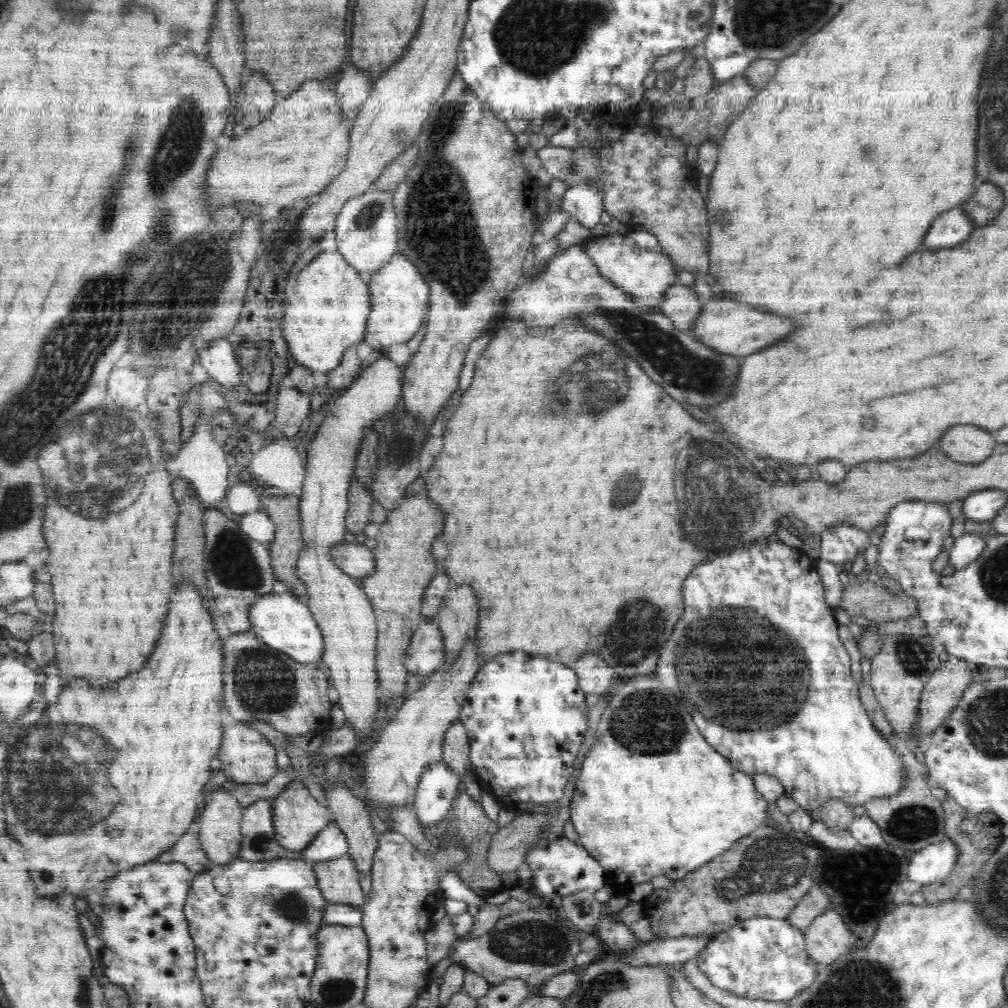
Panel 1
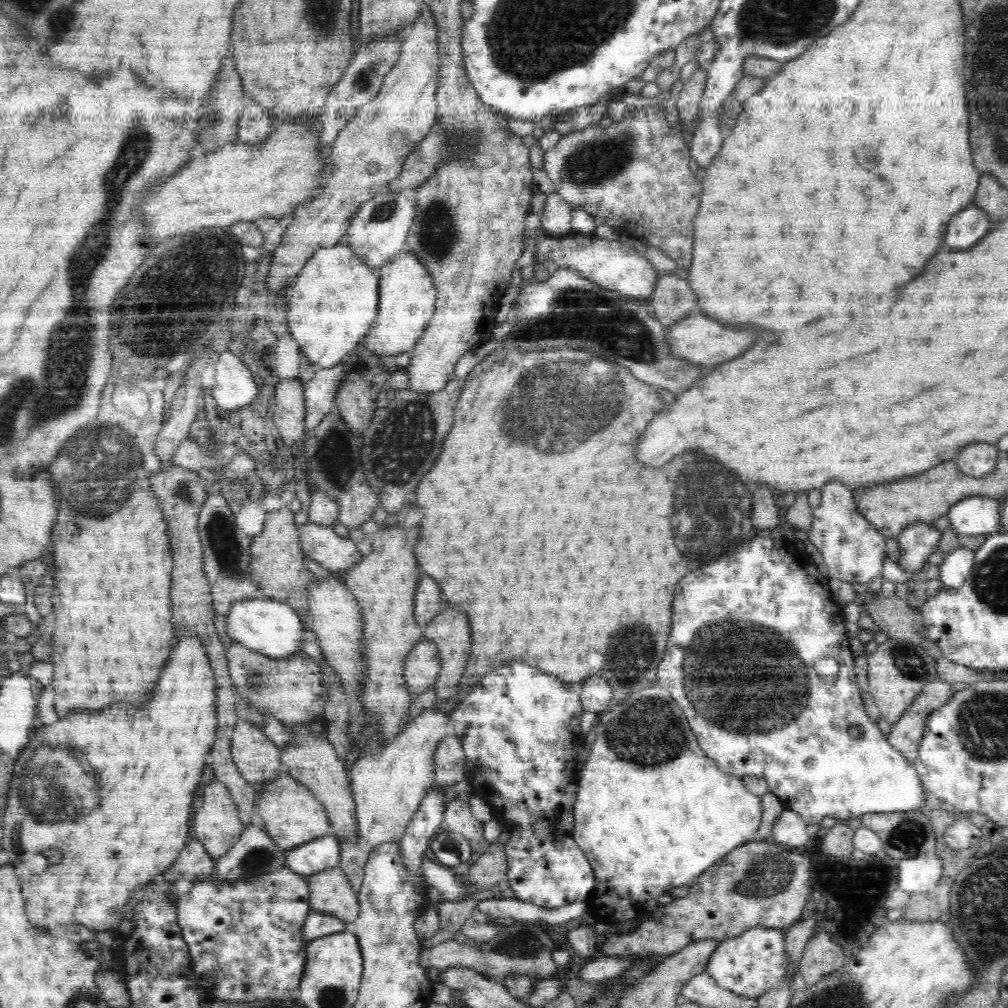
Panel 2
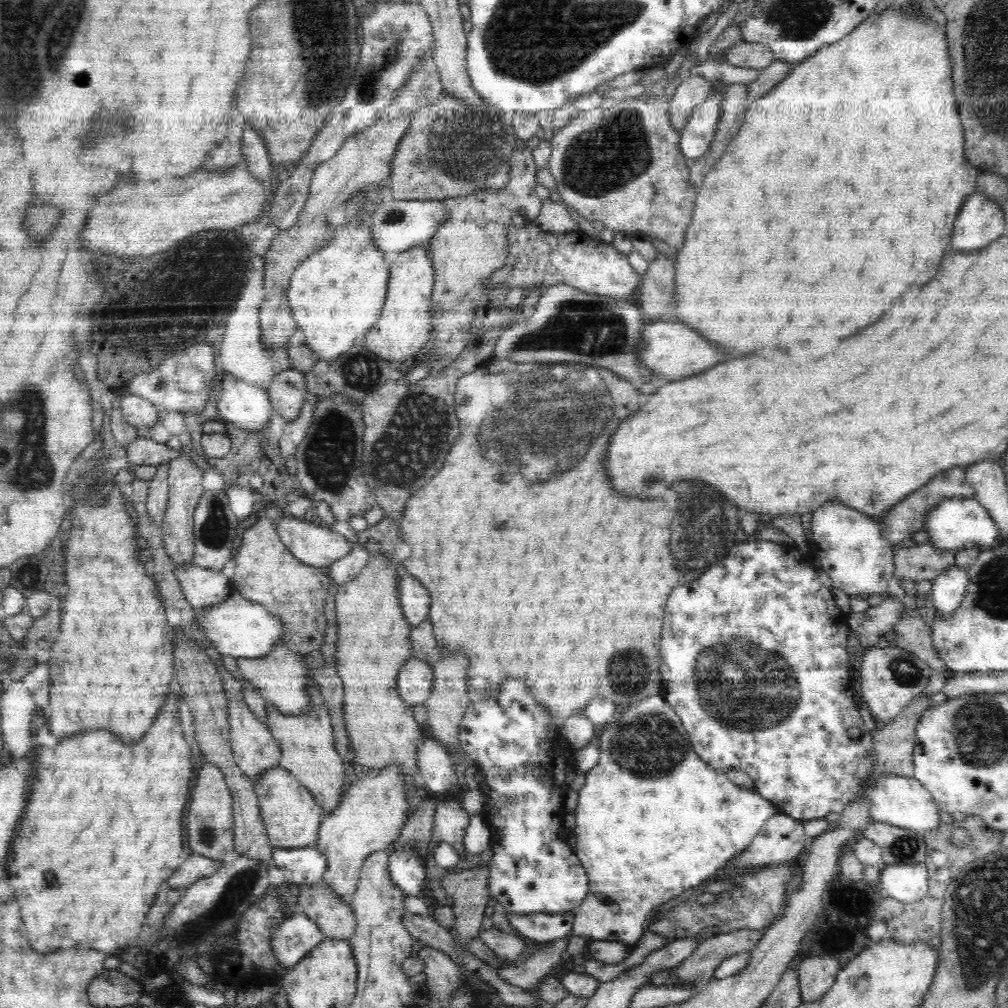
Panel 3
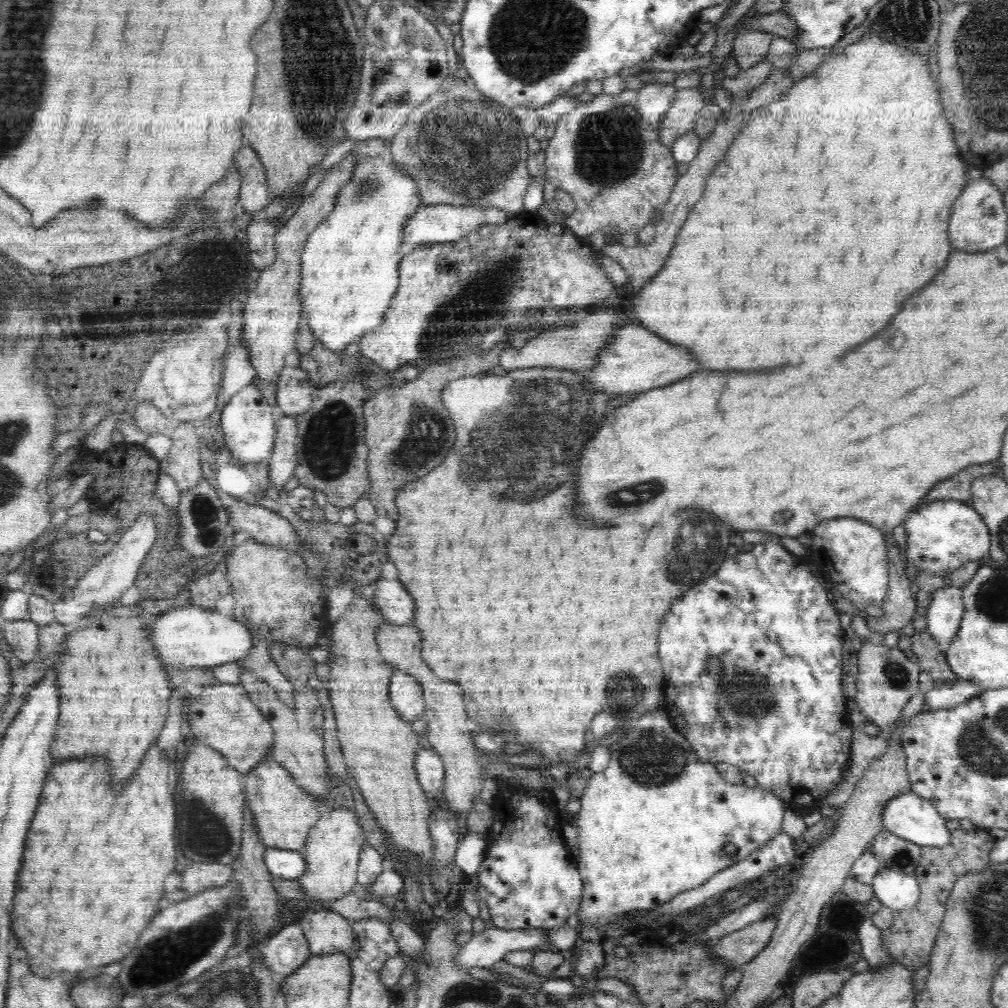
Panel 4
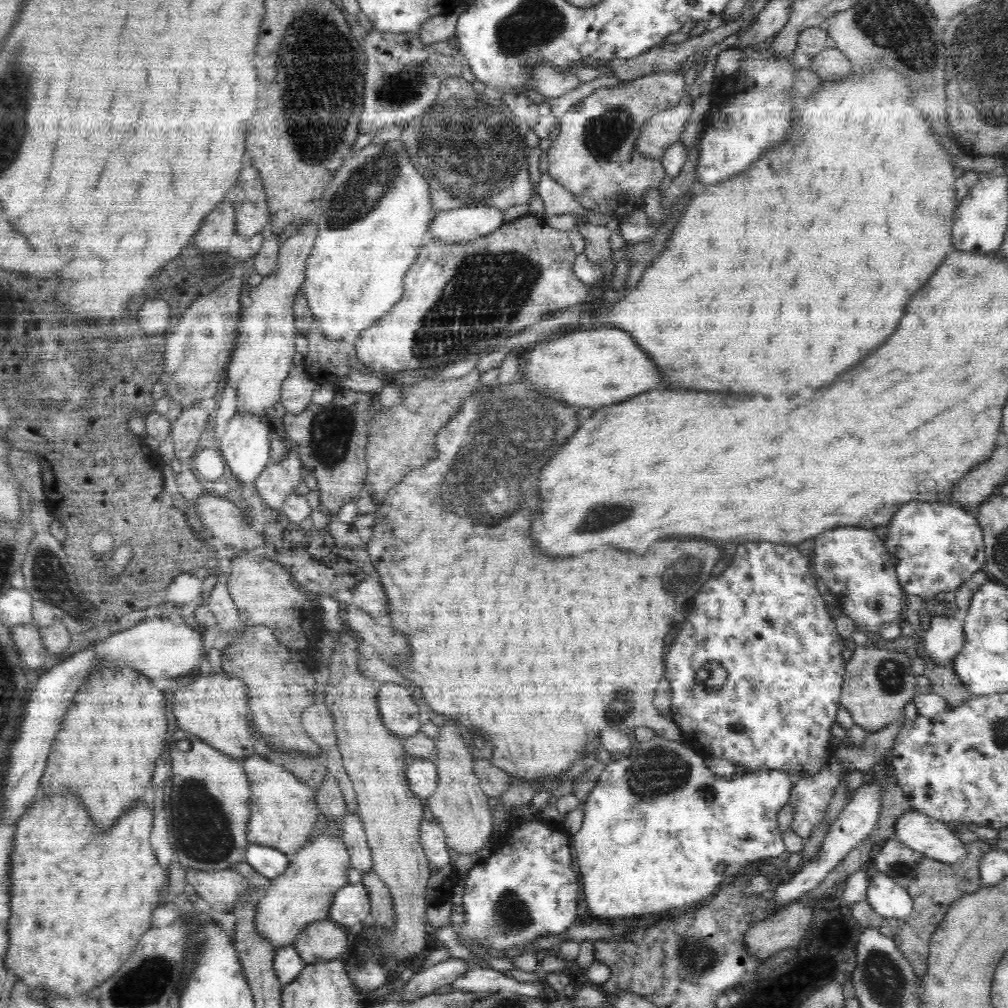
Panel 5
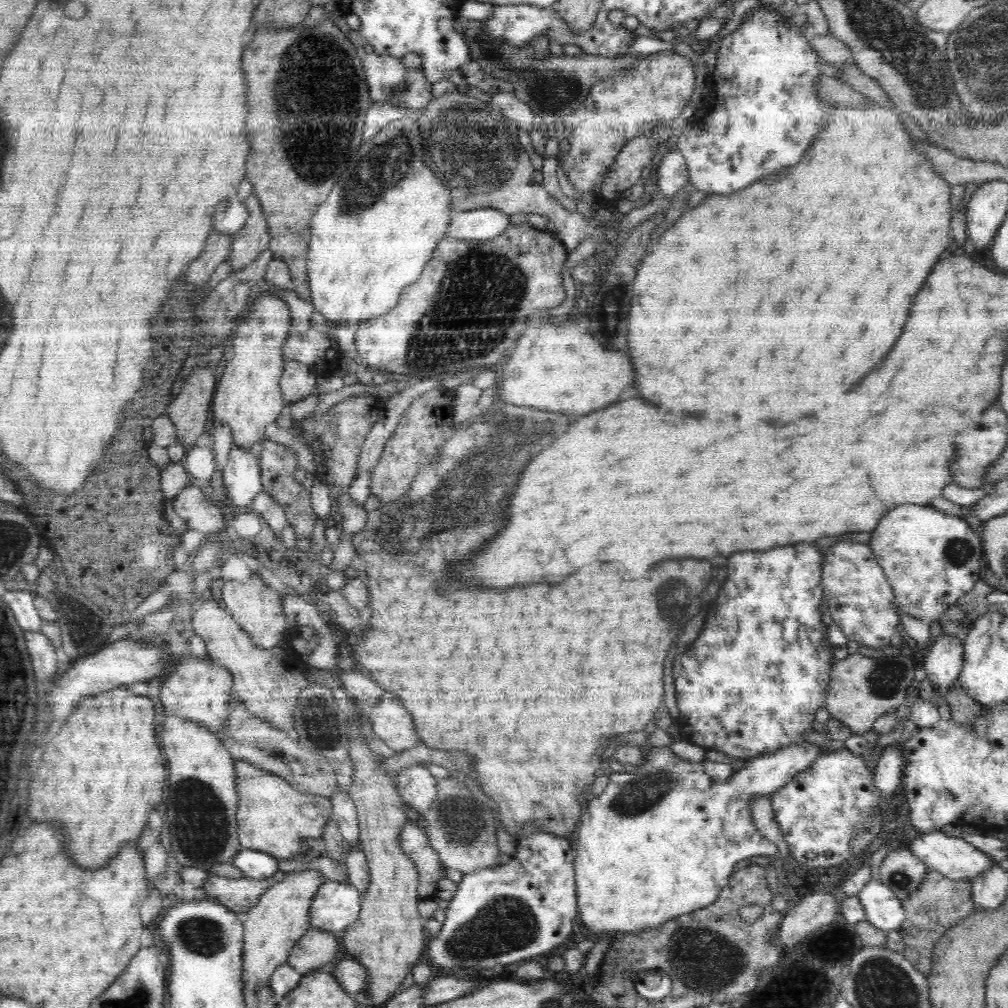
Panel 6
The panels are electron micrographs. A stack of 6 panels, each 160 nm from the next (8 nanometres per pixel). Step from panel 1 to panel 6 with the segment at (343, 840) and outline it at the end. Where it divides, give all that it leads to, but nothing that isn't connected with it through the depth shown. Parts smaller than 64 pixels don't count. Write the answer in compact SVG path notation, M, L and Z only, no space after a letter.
M242 849L231 860L232 866L241 870L243 877L249 877L255 880L270 878L279 871L278 864L280 860L275 856L270 856L265 852Z

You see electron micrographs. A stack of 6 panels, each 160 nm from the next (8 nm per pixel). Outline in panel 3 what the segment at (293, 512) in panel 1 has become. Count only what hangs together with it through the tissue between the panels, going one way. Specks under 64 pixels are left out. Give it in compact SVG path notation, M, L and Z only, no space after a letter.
M261 512L257 523L241 530L234 554L236 566L230 582L242 598L264 605L268 612L283 620L283 631L278 644L292 652L308 656L312 650L319 650L324 642L324 606L328 606L328 589L332 582L327 570L301 563L284 547L276 532L281 515L284 514L267 515Z

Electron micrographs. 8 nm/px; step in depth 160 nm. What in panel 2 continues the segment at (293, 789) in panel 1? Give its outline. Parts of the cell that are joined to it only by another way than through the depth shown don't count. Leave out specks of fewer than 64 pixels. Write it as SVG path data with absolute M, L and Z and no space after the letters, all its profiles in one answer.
M283 771L277 779L258 786L256 813L257 820L281 850L293 849L322 836L333 836L332 828L325 807L297 779Z

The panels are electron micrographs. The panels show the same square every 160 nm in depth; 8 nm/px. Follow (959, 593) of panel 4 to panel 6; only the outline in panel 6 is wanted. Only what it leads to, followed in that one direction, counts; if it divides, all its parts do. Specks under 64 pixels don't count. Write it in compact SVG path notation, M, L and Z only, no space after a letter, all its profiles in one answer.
M940 636L928 646L923 668L925 680L930 682L937 692L944 694L956 680L959 680L964 660L964 645L958 636Z

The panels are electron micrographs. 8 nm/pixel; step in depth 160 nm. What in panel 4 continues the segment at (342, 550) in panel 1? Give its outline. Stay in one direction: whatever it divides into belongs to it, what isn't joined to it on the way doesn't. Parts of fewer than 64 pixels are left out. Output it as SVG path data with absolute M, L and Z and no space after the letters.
M234 503L227 507L228 526L233 531L246 532L248 539L274 547L300 548L300 537L294 527L278 513L263 506Z

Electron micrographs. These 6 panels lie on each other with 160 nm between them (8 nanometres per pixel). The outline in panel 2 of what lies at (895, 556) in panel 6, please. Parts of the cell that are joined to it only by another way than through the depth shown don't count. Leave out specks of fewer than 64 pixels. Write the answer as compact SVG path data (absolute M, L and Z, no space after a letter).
M969 496L953 504L947 512L949 528L958 537L983 536L999 532L1001 499L985 496Z

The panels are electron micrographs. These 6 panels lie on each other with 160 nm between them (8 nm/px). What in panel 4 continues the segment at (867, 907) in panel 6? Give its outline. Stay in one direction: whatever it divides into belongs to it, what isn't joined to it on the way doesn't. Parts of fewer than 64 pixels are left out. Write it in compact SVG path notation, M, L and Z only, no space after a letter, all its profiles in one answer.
M881 869L877 876L874 876L872 889L874 896L881 904L891 908L896 913L912 908L919 899L920 888L915 875L906 875L897 869Z

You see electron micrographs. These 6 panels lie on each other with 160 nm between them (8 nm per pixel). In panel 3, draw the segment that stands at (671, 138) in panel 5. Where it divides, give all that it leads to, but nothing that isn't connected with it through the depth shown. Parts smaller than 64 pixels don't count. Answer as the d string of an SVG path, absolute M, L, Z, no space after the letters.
M688 75L676 88L669 102L669 119L676 130L689 123L694 108L700 106L711 94L712 82L701 75Z

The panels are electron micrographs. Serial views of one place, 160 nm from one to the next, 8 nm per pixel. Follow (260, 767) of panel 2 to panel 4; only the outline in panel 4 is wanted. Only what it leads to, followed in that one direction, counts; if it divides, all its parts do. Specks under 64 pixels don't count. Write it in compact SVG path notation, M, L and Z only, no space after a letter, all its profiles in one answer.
M214 682L203 687L198 703L188 704L187 710L188 724L197 742L220 752L238 773L248 775L260 762L269 759L270 748L274 746L272 725L242 685Z

